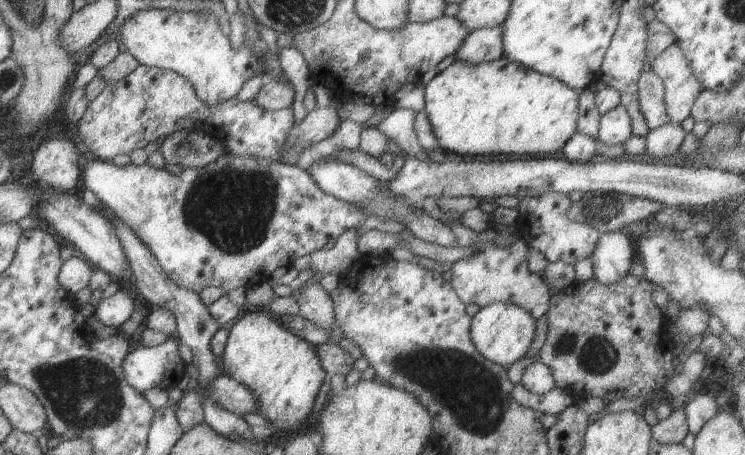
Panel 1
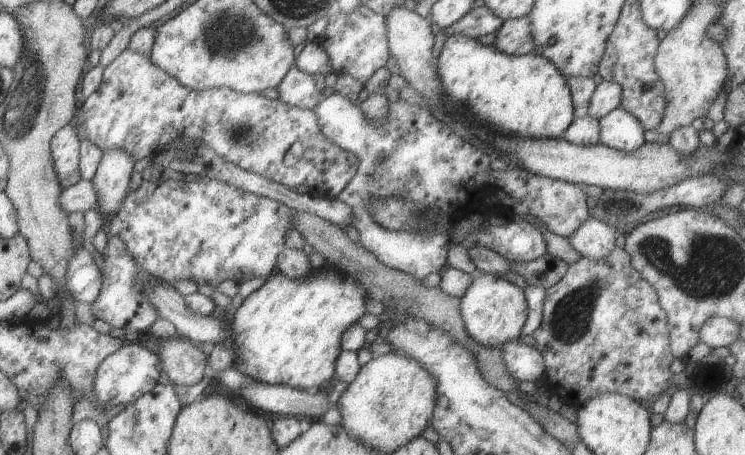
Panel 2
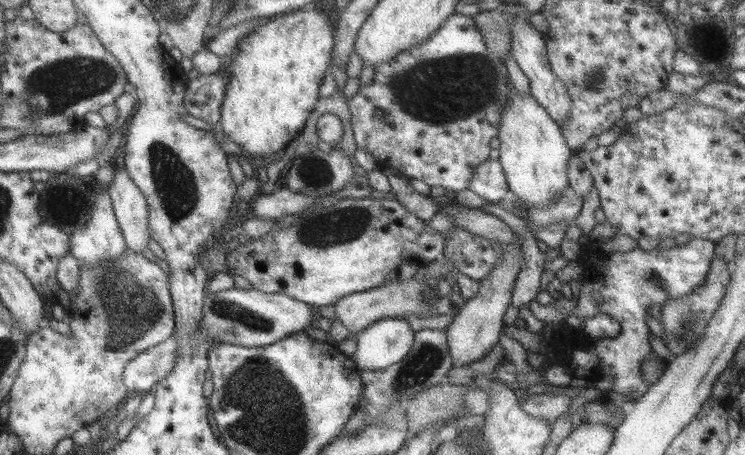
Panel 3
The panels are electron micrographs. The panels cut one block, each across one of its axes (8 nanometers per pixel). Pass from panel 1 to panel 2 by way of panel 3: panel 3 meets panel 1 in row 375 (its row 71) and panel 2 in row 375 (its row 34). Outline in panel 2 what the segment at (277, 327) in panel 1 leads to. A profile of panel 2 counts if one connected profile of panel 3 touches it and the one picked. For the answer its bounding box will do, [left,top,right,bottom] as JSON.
[231,265,368,390]

